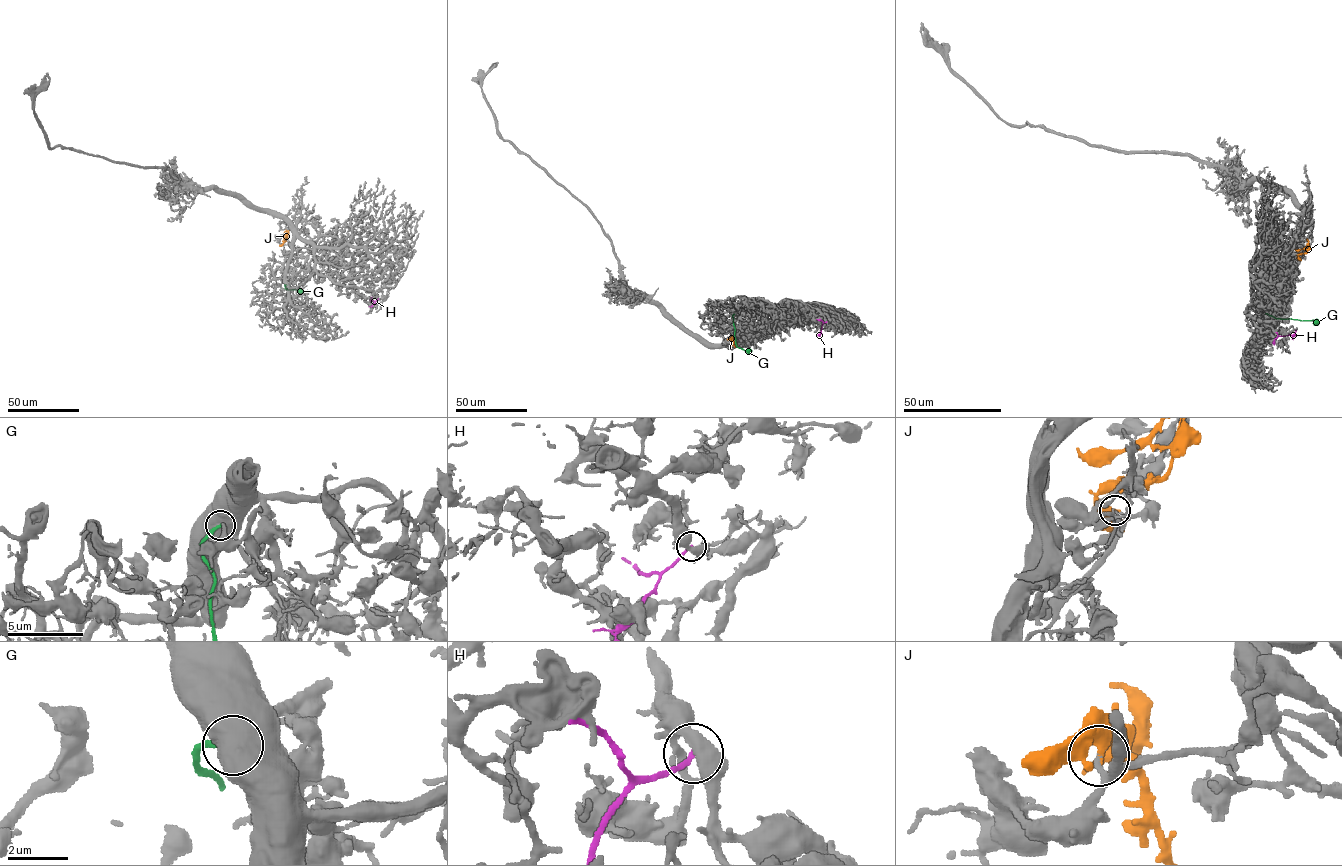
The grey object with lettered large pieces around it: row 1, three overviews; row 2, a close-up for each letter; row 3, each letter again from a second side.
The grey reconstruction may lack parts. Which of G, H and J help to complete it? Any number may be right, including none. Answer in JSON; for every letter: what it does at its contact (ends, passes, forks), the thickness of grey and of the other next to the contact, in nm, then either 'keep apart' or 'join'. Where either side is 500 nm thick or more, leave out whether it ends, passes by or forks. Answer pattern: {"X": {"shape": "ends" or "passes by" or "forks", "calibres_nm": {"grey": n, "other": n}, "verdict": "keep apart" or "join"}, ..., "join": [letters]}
{"G": {"calibres_nm": {"grey": 750, "other": 220}, "verdict": "keep apart"}, "H": {"calibres_nm": {"grey": 550, "other": 160}, "verdict": "keep apart"}, "J": {"shape": "ends", "calibres_nm": {"grey": 130, "other": 480}, "verdict": "join"}, "join": ["J"]}

